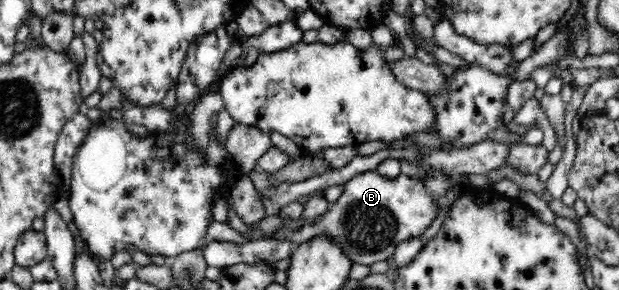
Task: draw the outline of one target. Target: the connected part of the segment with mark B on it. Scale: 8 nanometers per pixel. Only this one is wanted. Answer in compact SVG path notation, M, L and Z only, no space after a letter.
M374 170L363 171L343 185L337 201L330 203L313 225L297 231L276 231L269 236L291 238L295 247L313 237L324 237L338 245L352 263L370 266L391 256L400 241L423 233L436 219L437 213L439 210L425 192L422 180L410 179L402 174L397 178L387 178Z

